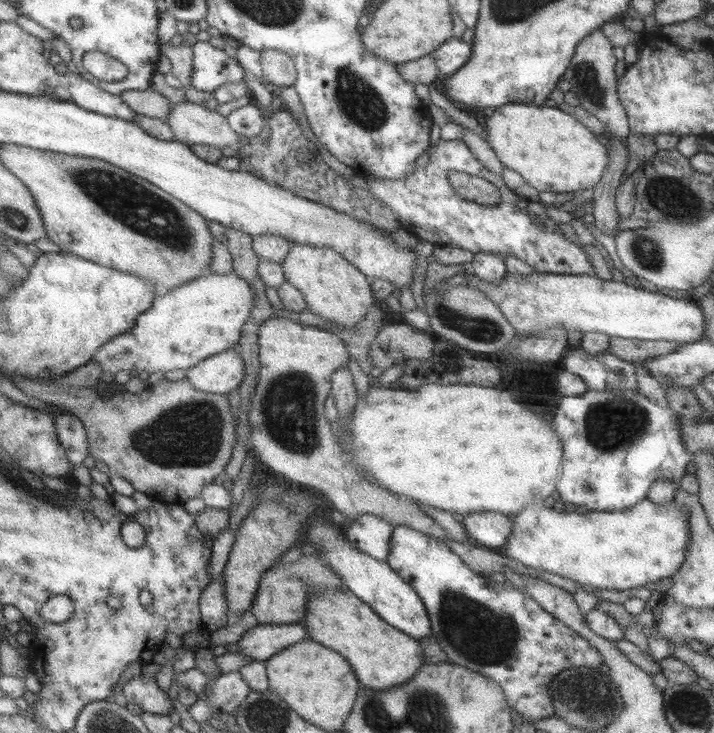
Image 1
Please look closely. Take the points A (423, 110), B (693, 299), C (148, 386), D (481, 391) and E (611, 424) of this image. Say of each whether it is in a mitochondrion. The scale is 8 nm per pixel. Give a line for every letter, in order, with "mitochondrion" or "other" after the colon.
A: other
B: other
C: other
D: other
E: mitochondrion

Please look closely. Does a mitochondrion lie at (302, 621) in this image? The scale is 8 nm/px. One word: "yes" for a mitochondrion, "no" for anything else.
no

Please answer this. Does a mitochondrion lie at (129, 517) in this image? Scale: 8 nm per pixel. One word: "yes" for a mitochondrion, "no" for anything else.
no

